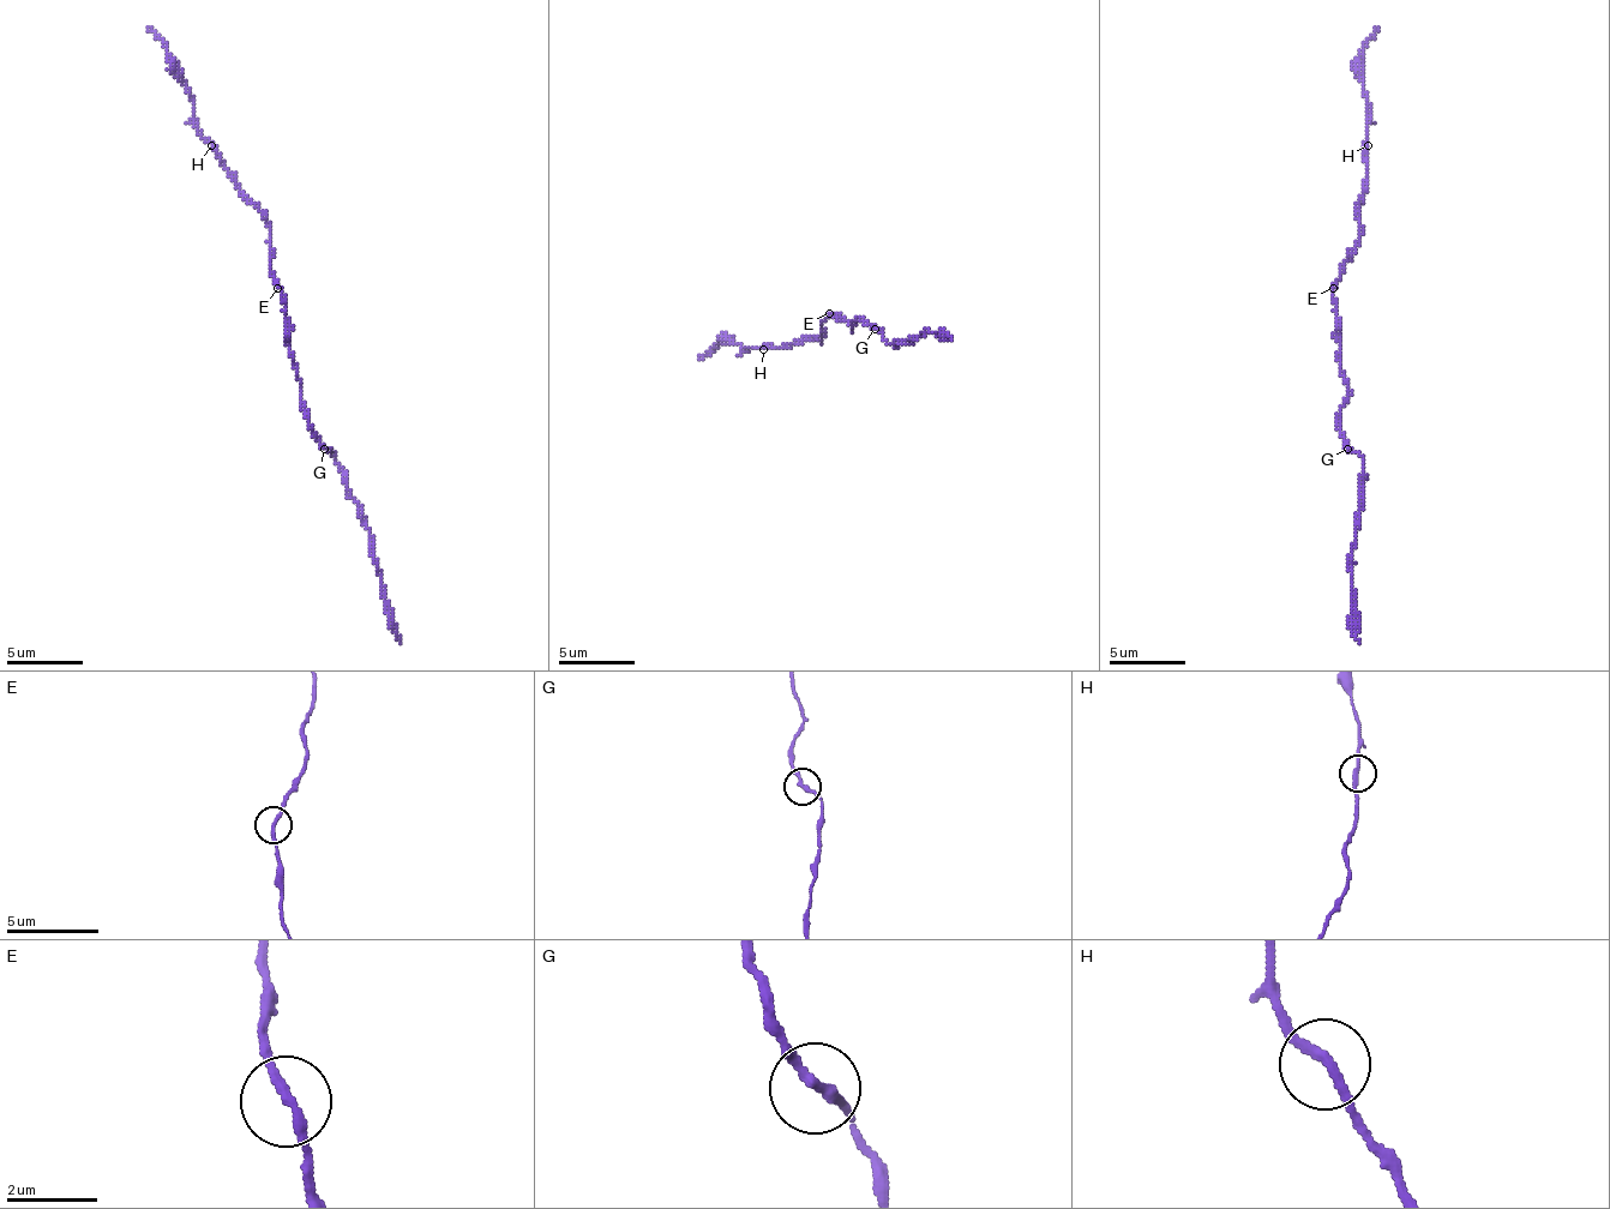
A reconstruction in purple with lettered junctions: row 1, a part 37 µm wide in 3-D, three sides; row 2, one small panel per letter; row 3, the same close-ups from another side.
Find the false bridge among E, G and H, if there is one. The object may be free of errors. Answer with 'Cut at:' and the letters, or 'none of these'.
Cut at: none of these

